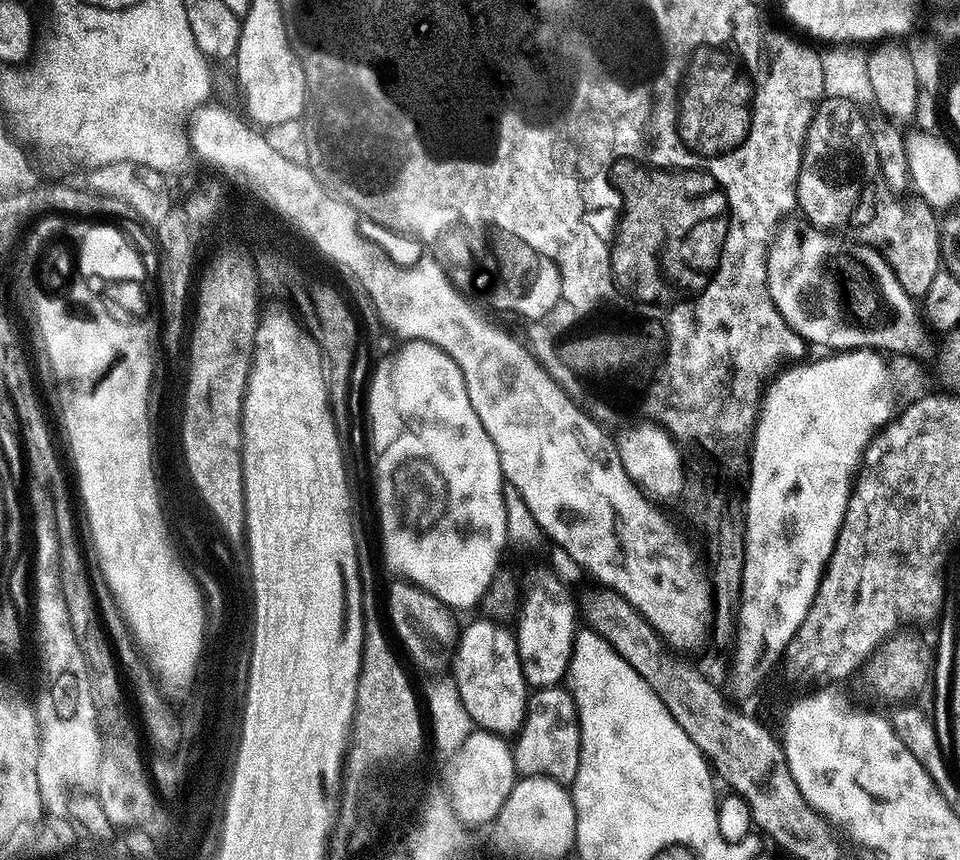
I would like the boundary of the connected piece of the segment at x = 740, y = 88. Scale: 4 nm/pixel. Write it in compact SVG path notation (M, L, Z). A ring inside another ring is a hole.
M728 48L700 50L692 66L694 70L690 70L686 86L680 130L684 140L690 142L690 160L702 162L703 170L712 154L720 154L726 146L742 146L742 142L748 142L754 126L756 78L752 78L752 86L748 88Z

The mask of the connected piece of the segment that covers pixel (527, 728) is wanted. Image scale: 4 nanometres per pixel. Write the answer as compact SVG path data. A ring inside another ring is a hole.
M567 687L538 688L529 695L528 712L524 715L524 725L515 737L512 757L516 763L516 771L521 777L545 776L565 786L574 783L580 761L580 716L576 712L576 703Z

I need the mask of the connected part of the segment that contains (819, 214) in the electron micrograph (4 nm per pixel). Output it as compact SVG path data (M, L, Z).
M824 98L816 105L800 153L796 202L799 211L821 229L853 228L855 239L876 249L891 266L898 282L902 282L902 290L910 297L922 298L930 282L934 282L934 274L942 271L942 228L935 211L911 212L898 197L892 196L892 188L884 181L884 172L880 169L880 152L876 149L872 128L860 112L863 111L848 100Z

